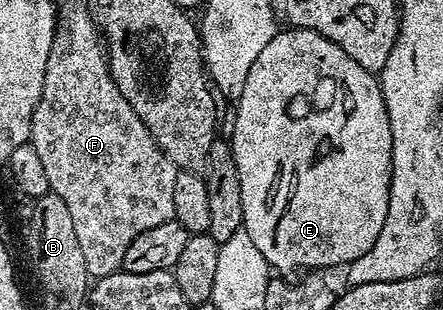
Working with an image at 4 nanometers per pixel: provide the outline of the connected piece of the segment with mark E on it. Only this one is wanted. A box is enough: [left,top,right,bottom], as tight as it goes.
[231,28,393,275]

